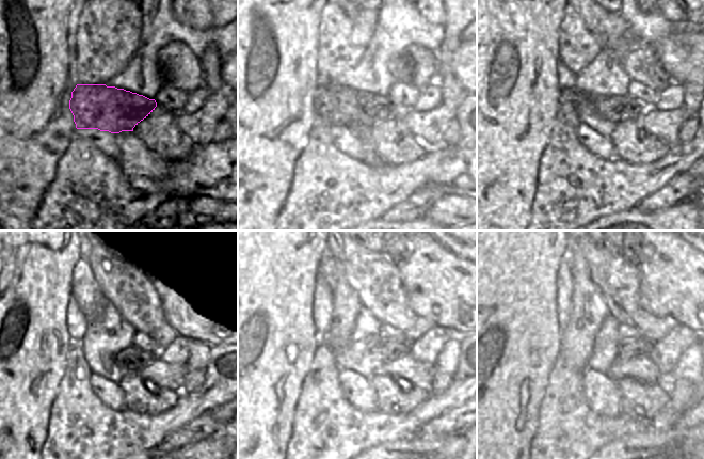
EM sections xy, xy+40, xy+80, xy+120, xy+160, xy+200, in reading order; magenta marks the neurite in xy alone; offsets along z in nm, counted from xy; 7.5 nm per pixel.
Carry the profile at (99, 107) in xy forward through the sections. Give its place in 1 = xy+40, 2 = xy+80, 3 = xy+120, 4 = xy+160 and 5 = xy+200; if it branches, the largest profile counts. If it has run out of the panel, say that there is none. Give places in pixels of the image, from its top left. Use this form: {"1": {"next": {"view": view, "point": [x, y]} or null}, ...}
{"1": {"next": {"view": "xy+40", "point": [335, 106]}}, "2": {"next": {"view": "xy+80", "point": [573, 104]}}, "3": {"next": {"view": "xy+120", "point": [134, 354]}}, "4": {"next": {"view": "xy+160", "point": [390, 350]}}, "5": {"next": {"view": "xy+200", "point": [629, 349]}}}

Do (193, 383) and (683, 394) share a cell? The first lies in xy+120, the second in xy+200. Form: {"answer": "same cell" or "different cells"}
{"answer": "same cell"}

